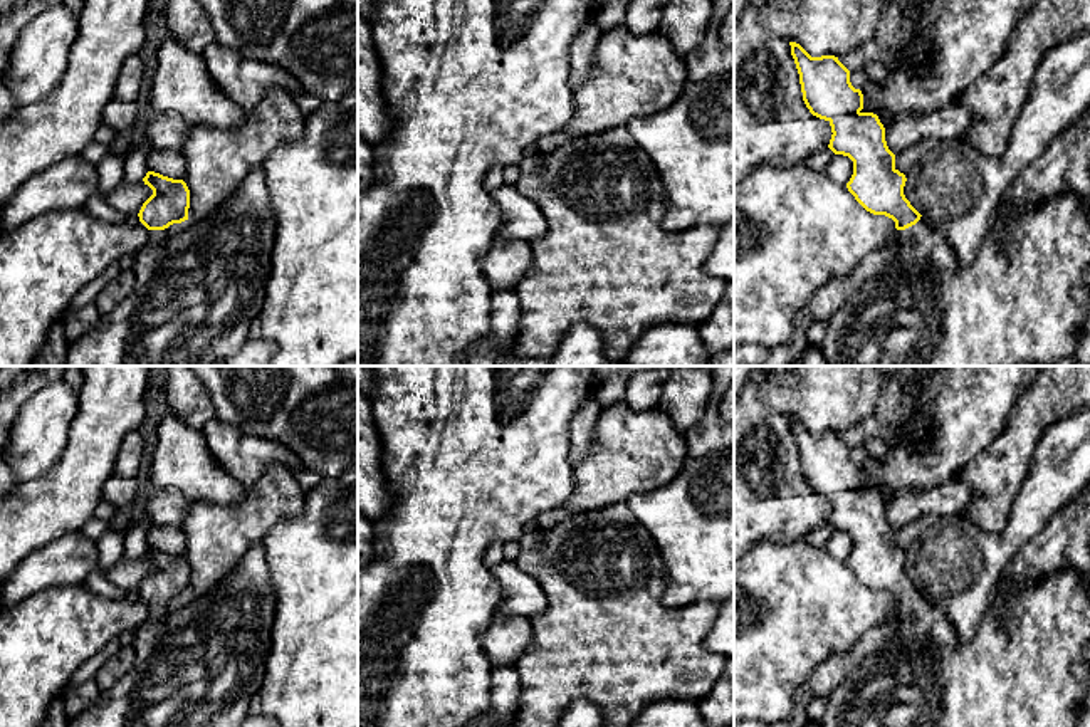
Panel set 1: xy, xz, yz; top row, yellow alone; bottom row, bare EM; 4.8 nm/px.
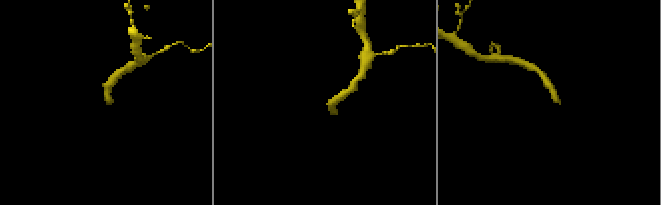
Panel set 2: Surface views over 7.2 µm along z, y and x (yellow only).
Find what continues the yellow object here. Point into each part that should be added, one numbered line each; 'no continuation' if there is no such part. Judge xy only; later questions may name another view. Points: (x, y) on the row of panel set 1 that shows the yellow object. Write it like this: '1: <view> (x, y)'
1: xy (199, 286)

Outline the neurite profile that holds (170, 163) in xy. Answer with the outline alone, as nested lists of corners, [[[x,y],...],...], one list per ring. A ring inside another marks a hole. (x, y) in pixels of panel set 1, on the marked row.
[[[151,148],[146,154],[148,171],[160,173],[173,180],[186,180],[188,170],[181,151]]]

